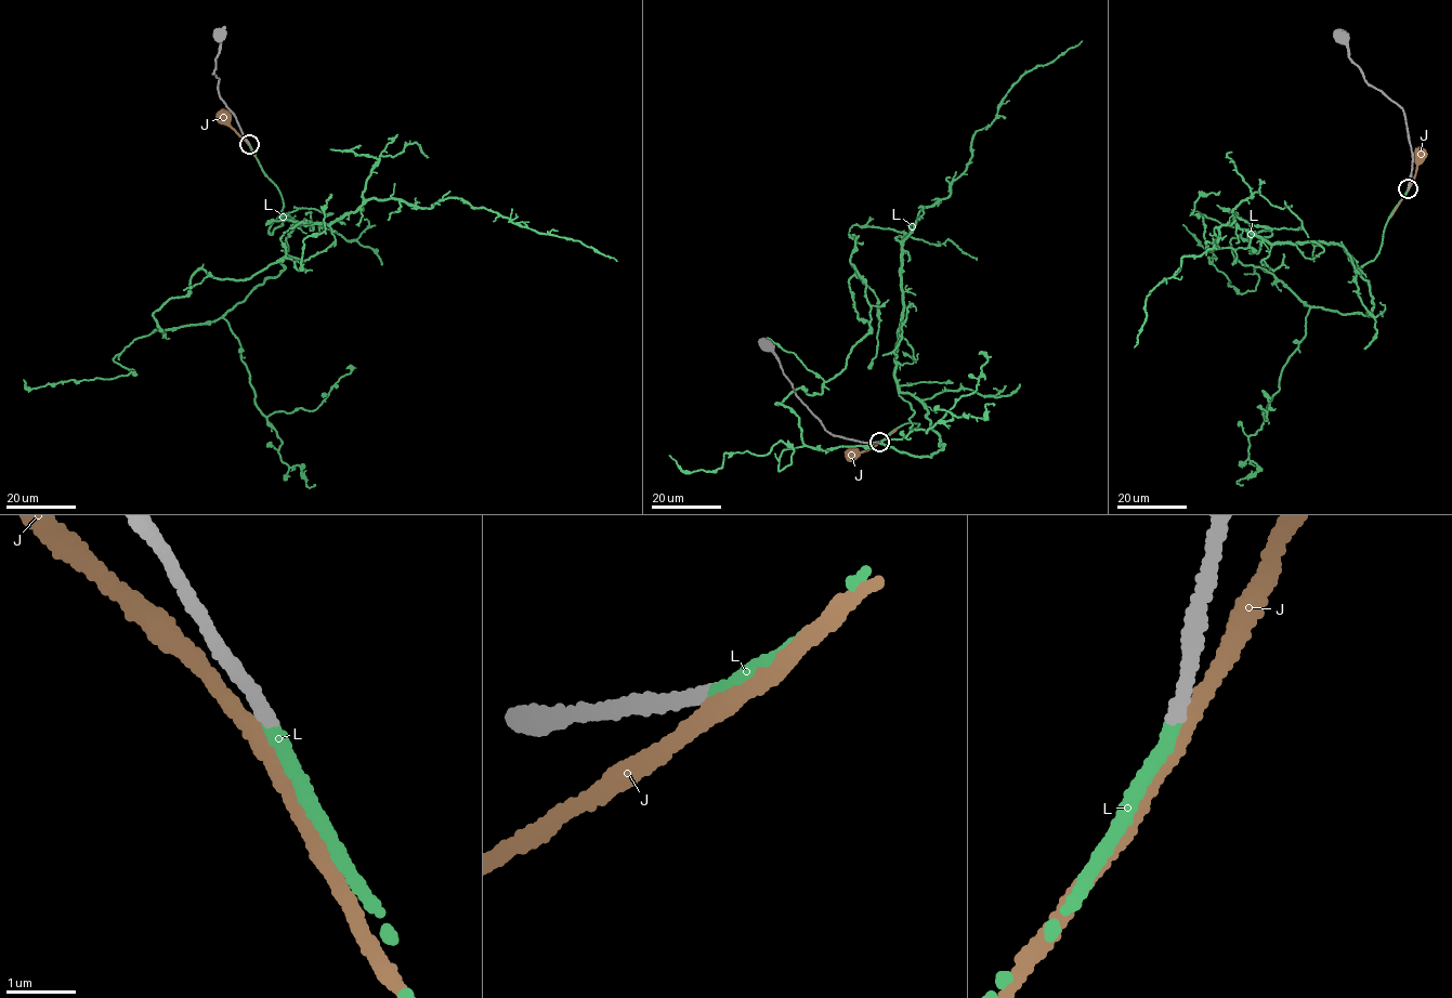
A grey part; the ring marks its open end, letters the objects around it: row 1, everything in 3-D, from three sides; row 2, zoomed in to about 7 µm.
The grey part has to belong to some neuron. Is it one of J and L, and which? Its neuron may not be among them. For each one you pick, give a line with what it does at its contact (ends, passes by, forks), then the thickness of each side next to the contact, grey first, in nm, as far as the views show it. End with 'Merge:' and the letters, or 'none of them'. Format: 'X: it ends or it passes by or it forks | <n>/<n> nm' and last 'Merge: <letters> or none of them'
L: it ends | 200/200 nm
Merge: L

